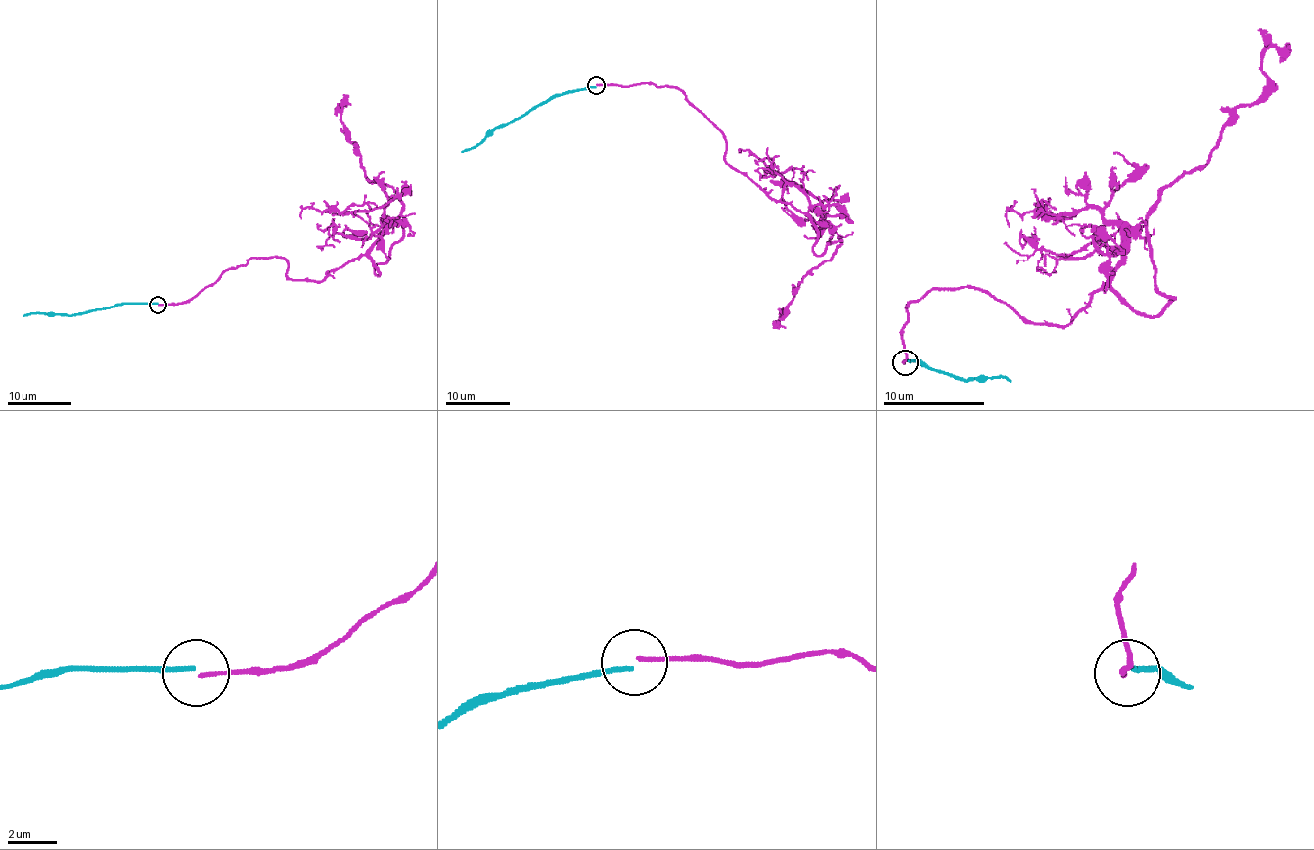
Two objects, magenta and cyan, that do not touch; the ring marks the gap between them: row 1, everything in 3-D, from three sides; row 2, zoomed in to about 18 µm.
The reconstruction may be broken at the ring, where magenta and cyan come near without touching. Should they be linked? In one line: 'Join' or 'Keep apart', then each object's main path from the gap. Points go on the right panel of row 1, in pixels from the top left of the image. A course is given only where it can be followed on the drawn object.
Keep apart. Course of magenta: (904, 363), (907, 309), (929, 290), (977, 287), (1066, 325), (1155, 201), (1261, 94), (1261, 54), (1290, 49). Course of cyan: (907, 360), (965, 381), (1000, 376), (1011, 381)

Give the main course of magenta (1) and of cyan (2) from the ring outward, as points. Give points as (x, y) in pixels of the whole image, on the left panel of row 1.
1: (158, 305), (250, 259), (322, 280), (361, 257), (402, 203), (365, 175), (346, 107)
2: (157, 303), (115, 305), (70, 315), (37, 312), (22, 315)

